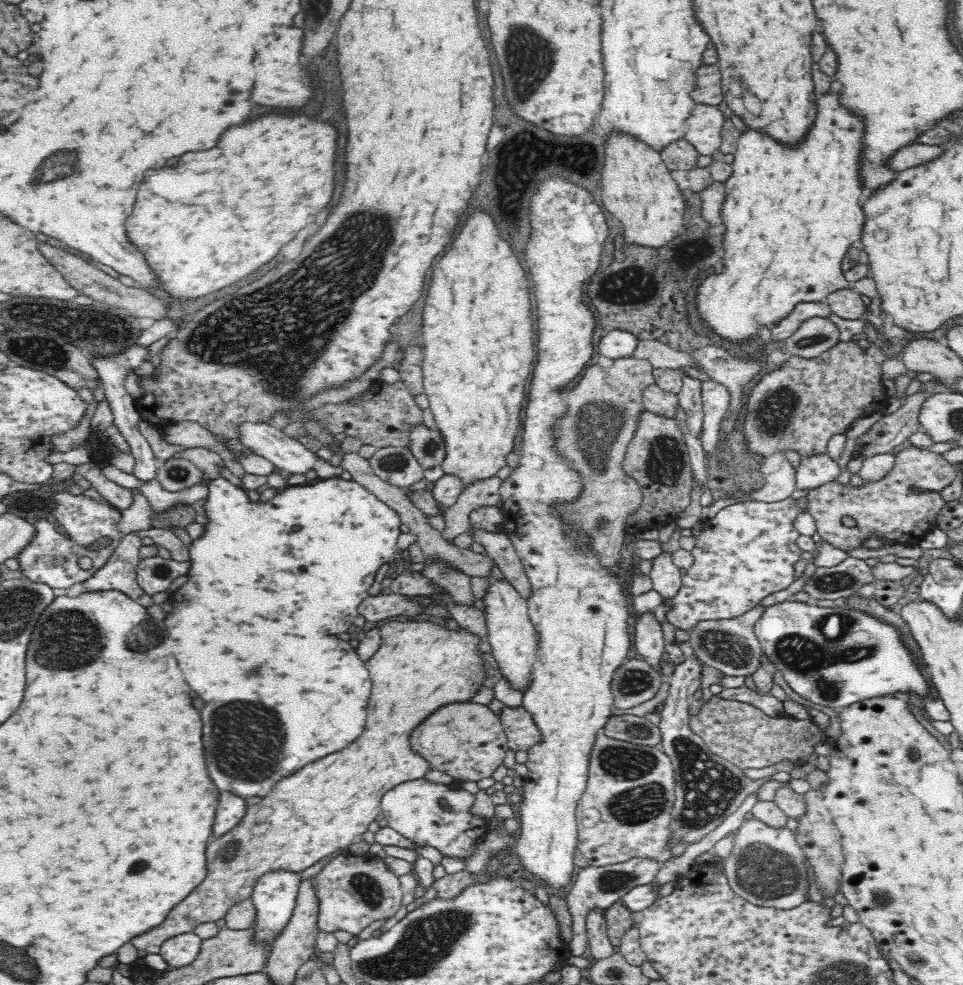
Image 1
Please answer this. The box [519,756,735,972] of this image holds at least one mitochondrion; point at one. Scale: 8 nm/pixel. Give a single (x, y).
(614, 881)

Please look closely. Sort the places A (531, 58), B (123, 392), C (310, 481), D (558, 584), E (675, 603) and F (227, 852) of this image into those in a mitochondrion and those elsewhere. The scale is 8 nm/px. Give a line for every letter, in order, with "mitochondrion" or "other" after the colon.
A: mitochondrion
B: other
C: other
D: other
E: other
F: mitochondrion

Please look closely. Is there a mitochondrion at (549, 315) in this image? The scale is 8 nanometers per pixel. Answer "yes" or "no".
no

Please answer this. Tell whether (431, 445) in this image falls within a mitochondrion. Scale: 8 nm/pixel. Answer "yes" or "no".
yes

